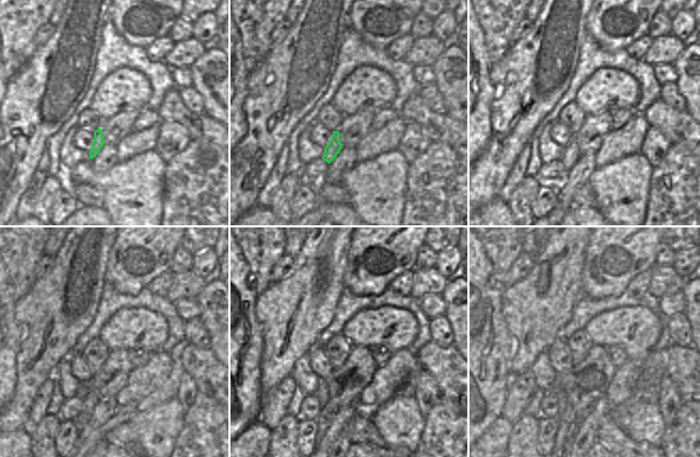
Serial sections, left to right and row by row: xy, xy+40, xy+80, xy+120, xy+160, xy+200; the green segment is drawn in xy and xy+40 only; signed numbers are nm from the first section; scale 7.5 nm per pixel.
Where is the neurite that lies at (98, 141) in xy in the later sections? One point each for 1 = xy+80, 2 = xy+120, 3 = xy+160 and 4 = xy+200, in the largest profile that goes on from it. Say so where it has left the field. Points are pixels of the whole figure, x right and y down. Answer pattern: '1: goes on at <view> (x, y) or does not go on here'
1: goes on at xy+80 (571, 154)
2: goes on at xy+120 (88, 394)
3: goes on at xy+160 (329, 408)
4: goes on at xy+200 (567, 423)

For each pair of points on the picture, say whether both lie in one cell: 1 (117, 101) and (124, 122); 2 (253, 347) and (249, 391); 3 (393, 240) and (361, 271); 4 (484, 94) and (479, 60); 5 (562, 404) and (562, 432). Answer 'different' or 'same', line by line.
1: different
2: same
3: same
4: same
5: same

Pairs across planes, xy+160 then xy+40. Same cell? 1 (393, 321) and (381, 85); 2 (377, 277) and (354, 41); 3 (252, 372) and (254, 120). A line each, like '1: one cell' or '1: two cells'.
1: one cell
2: two cells
3: two cells

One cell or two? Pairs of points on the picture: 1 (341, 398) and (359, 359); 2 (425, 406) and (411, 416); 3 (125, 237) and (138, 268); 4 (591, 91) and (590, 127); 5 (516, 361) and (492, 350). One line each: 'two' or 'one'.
1: one
2: two
3: one
4: two
5: two

